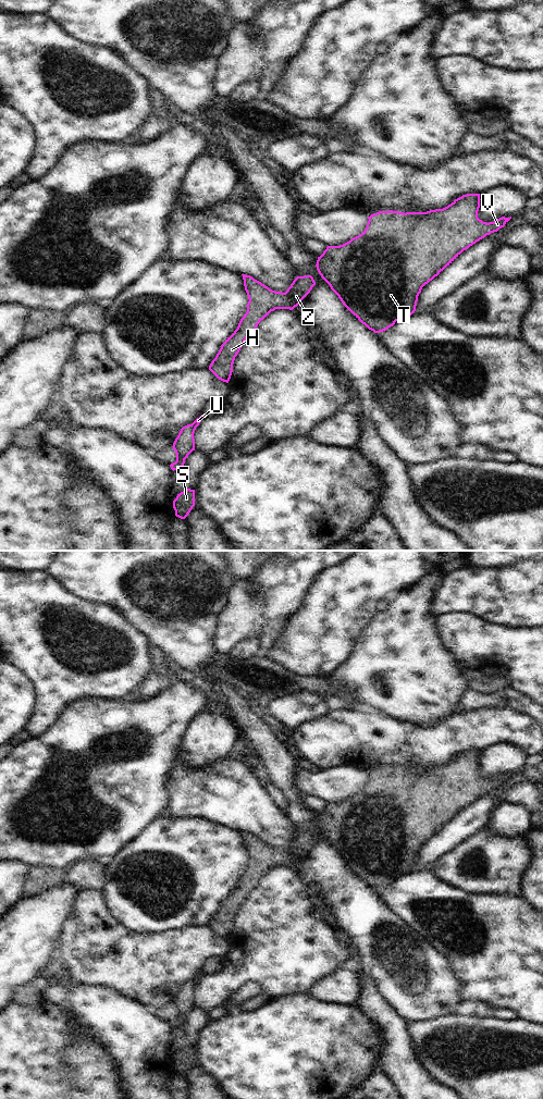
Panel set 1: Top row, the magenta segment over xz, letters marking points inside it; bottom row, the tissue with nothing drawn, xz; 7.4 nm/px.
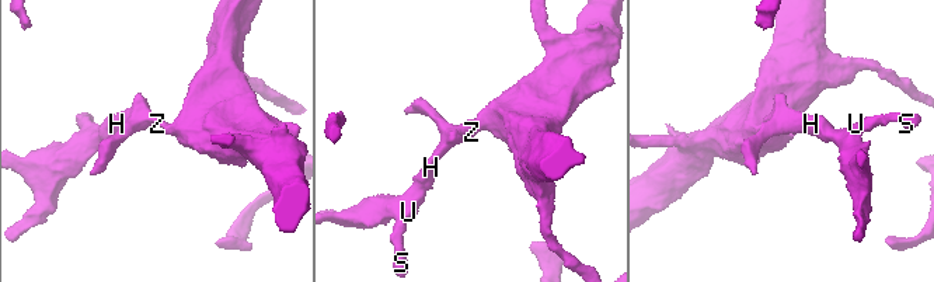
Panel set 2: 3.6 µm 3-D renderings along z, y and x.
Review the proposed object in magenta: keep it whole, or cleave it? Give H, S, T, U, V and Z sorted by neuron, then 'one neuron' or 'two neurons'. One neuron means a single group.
H S T U V Z | one neuron

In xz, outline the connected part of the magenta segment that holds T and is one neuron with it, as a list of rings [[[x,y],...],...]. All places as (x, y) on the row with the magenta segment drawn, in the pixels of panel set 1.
[[[467,194],[443,209],[427,212],[379,211],[368,217],[367,227],[360,235],[340,246],[328,246],[318,257],[317,270],[343,305],[362,324],[374,333],[386,331],[396,321],[416,311],[418,296],[425,284],[437,276],[464,250],[486,235],[497,232],[511,219],[502,217],[486,223],[478,218],[479,208],[480,194]]]

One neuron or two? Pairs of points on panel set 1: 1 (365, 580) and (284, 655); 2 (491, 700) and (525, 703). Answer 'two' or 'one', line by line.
1: one
2: one

